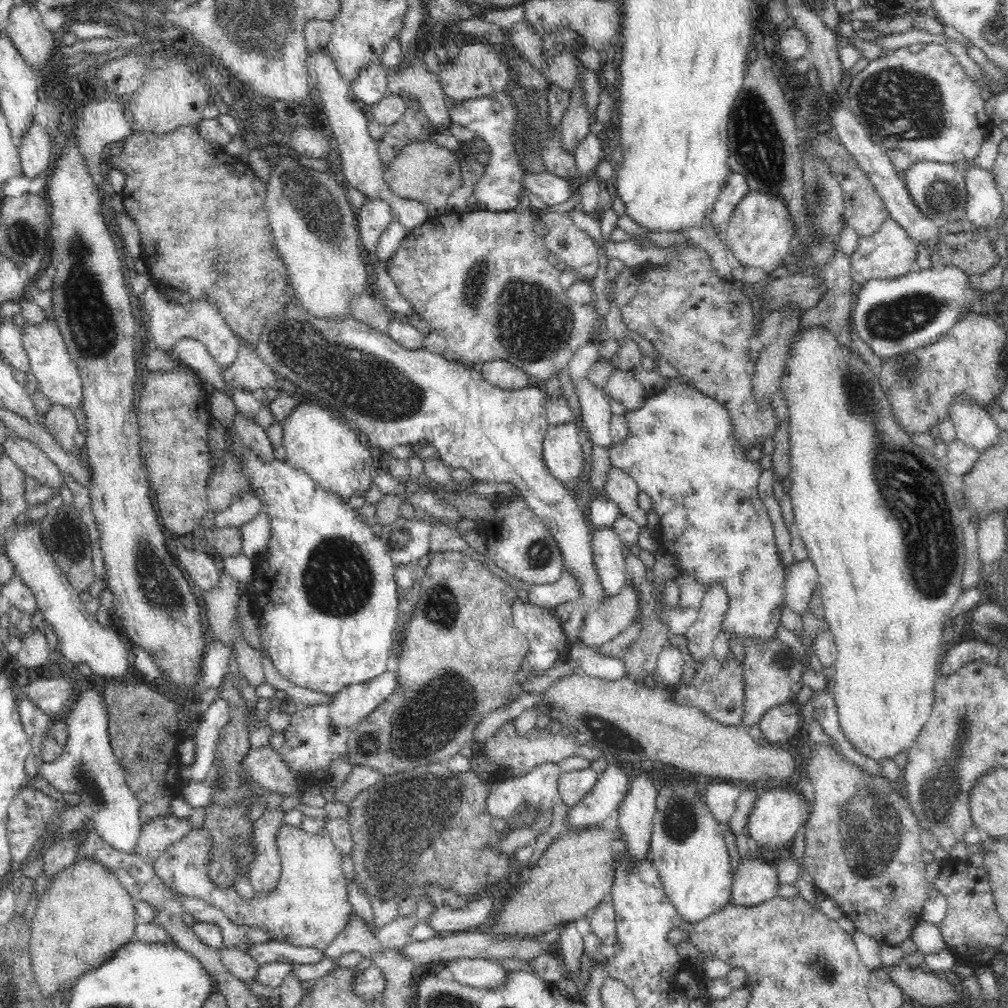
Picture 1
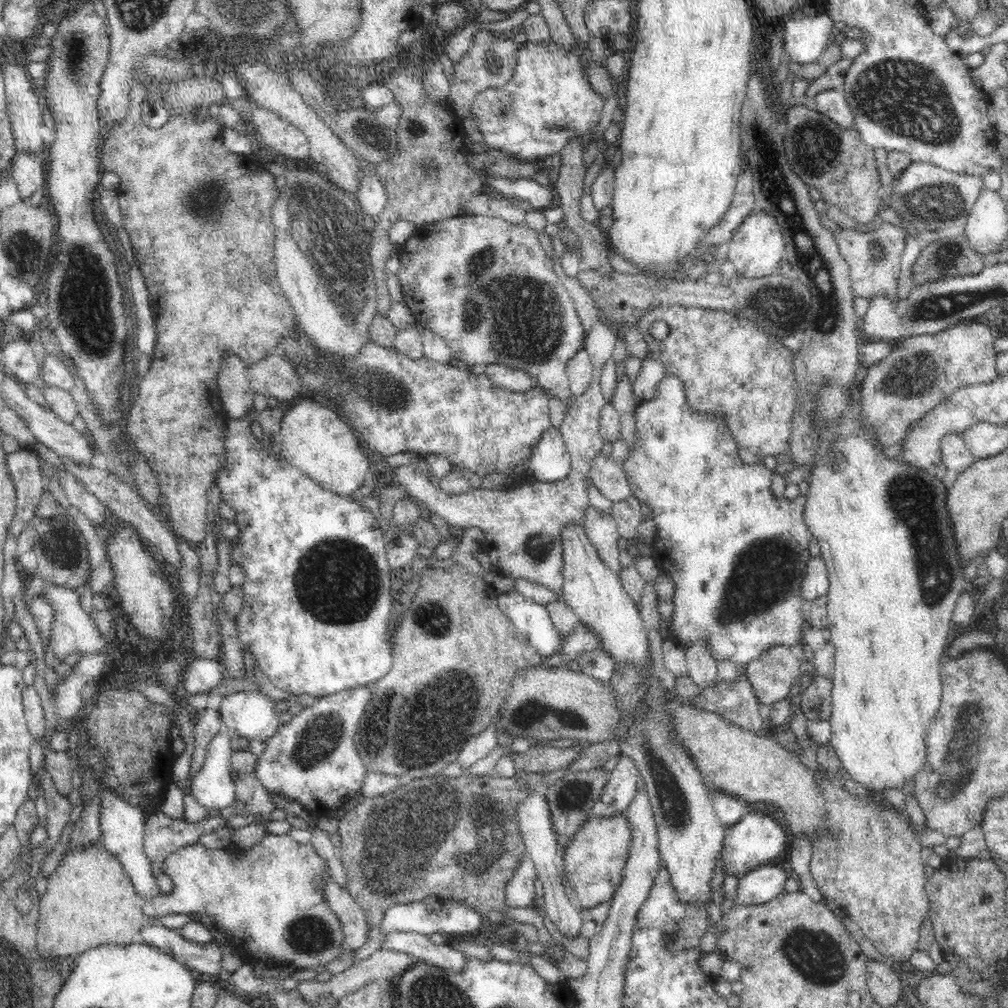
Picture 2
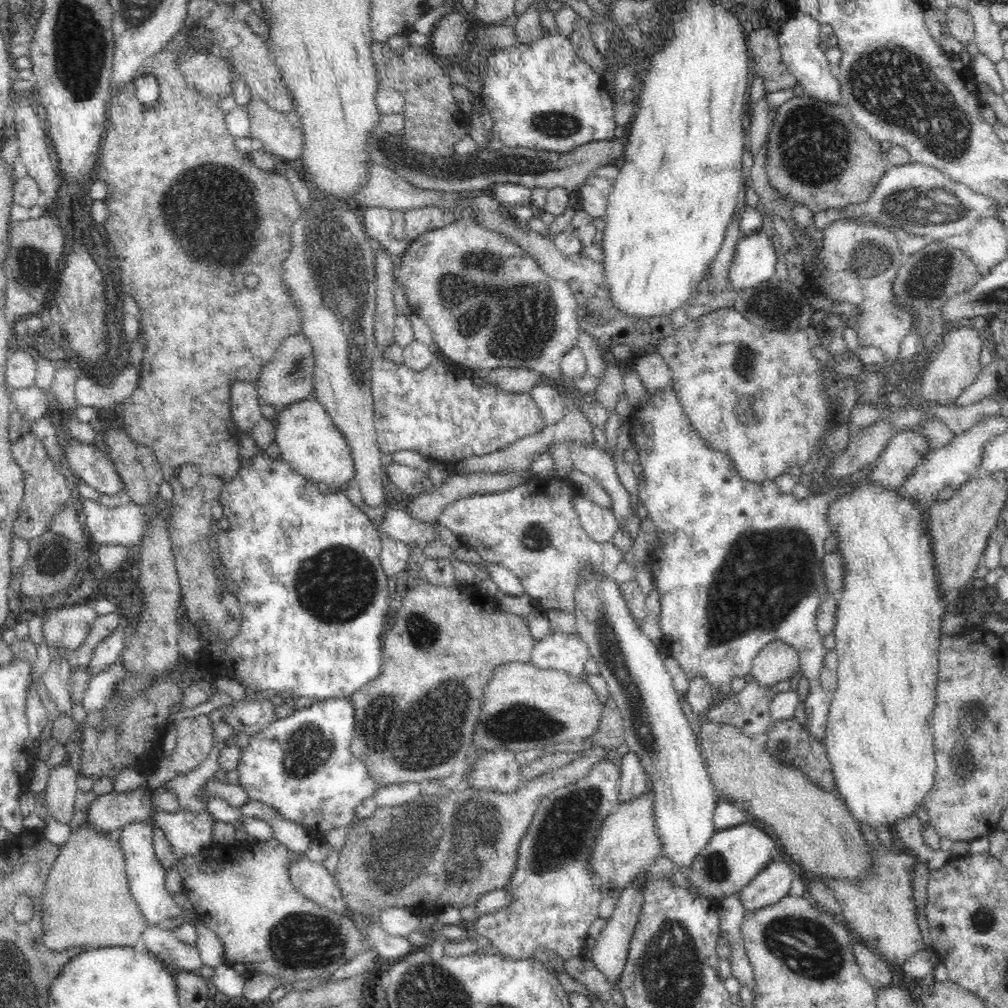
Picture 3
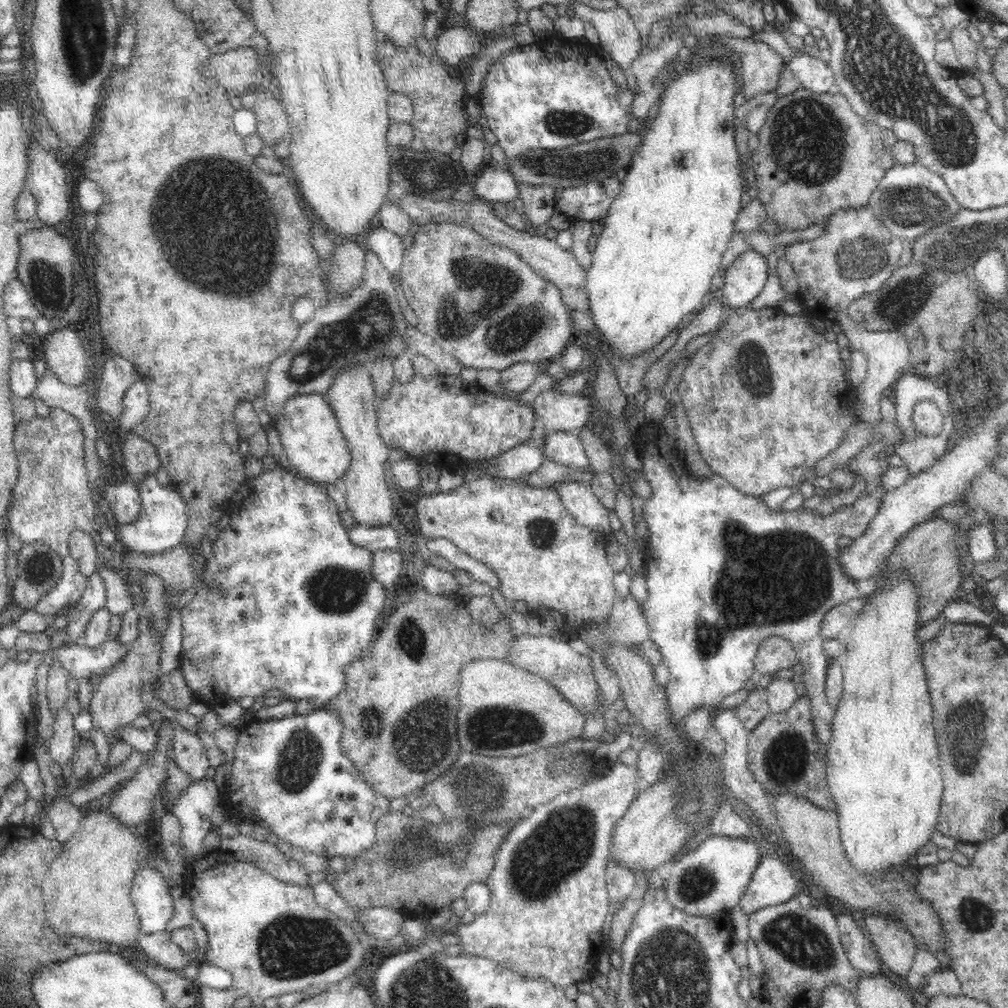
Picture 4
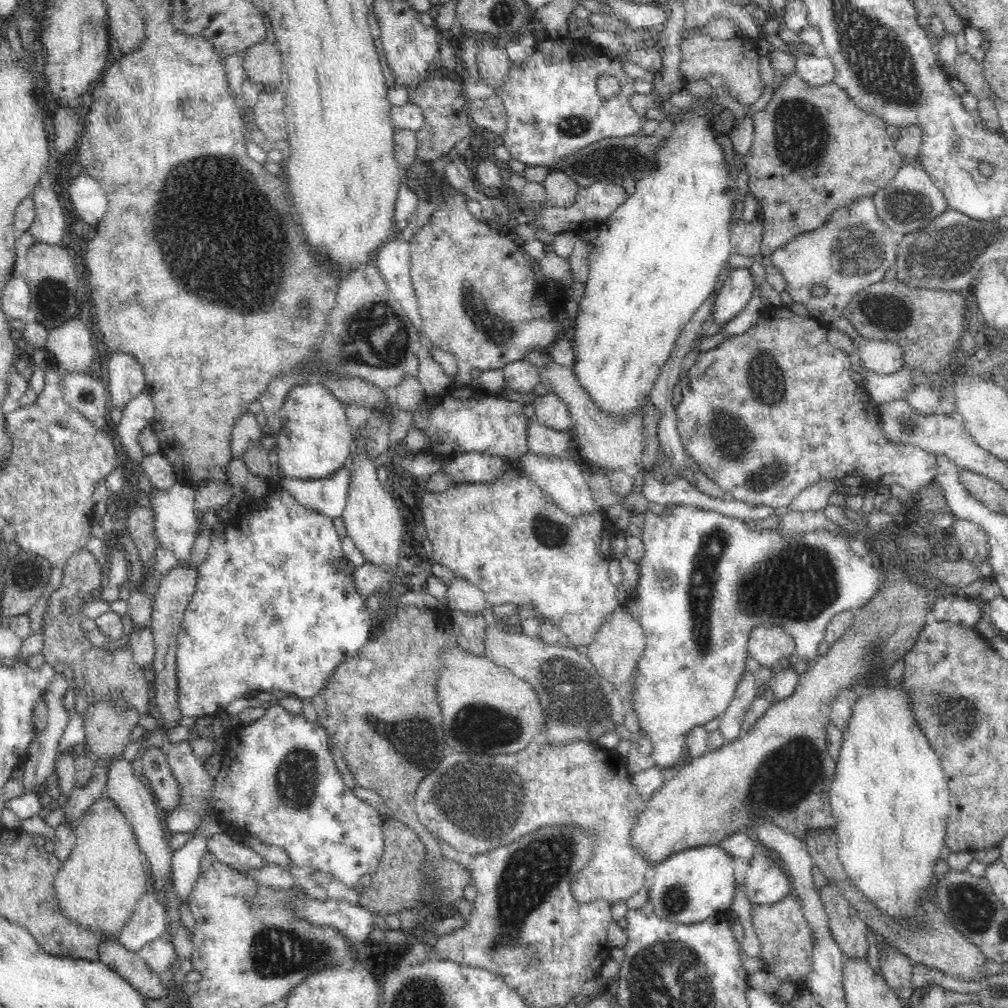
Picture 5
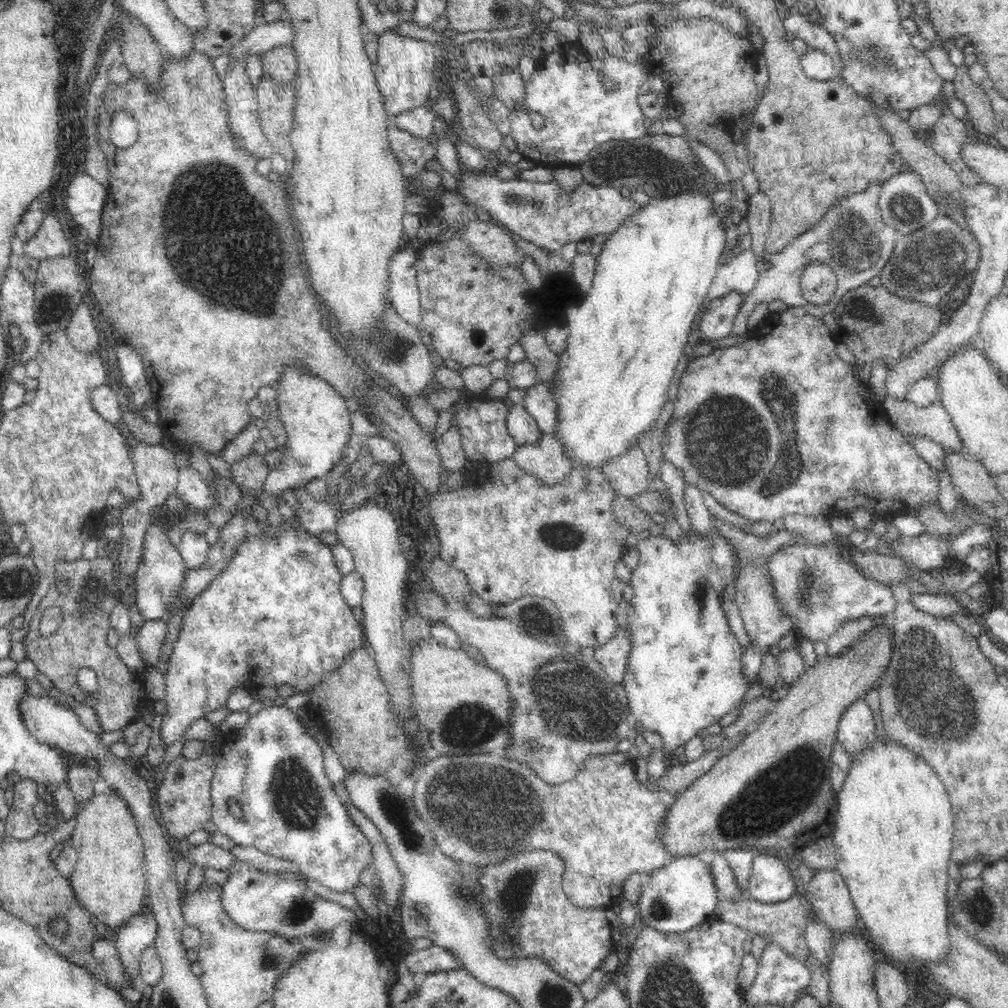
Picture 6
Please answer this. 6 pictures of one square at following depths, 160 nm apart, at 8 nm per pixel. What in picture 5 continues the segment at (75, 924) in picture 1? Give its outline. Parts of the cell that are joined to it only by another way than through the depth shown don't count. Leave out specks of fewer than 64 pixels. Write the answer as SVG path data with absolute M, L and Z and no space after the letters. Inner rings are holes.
M106 795L85 810L74 831L76 844L70 856L62 862L62 868L56 872L54 878L53 889L56 901L61 912L70 919L70 923L76 923L90 931L108 932L118 936L134 913L138 898L151 884L150 865L145 862L145 856L139 849L137 837L126 815Z

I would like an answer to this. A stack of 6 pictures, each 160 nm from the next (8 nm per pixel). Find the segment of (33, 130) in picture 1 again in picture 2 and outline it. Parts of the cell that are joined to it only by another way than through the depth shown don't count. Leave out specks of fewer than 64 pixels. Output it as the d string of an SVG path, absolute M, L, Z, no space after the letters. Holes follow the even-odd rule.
M17 152L14 156L13 177L20 193L19 200L29 201L36 191L42 189L46 181L44 161L44 158L36 153Z

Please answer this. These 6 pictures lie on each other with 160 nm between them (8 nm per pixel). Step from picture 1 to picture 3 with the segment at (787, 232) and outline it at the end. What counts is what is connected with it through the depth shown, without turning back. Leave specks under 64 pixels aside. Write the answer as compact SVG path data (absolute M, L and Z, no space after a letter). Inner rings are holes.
M758 230L750 236L742 236L737 242L727 274L728 287L744 291L763 285L775 277L777 254L773 239Z

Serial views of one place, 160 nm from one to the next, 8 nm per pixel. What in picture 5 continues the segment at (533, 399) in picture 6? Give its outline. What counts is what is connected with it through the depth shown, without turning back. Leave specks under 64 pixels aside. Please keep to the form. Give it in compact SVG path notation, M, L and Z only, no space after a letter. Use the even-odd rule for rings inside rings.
M546 393L537 396L531 404L534 408L535 418L544 426L556 431L572 431L572 422L569 408L559 396L554 393Z

